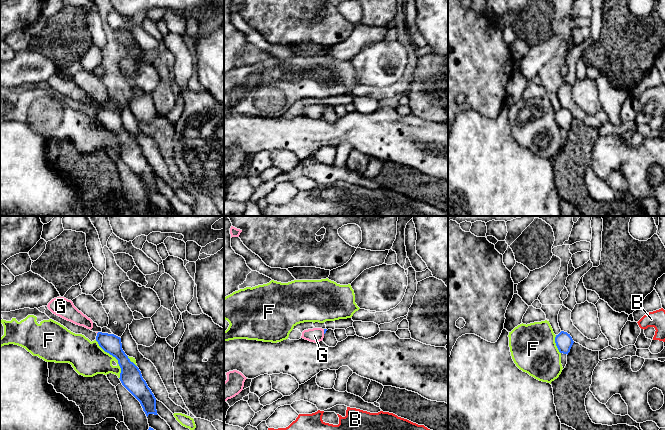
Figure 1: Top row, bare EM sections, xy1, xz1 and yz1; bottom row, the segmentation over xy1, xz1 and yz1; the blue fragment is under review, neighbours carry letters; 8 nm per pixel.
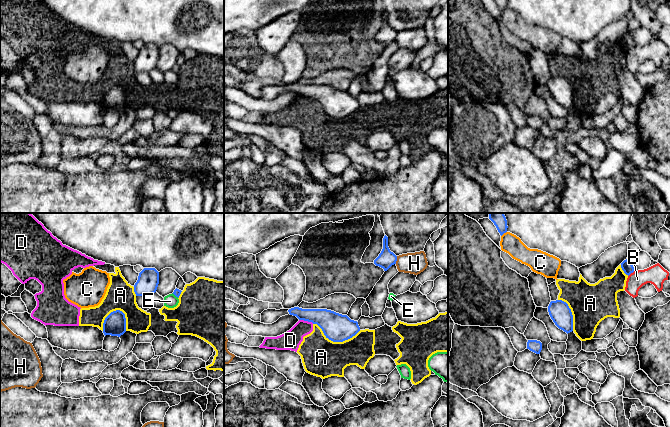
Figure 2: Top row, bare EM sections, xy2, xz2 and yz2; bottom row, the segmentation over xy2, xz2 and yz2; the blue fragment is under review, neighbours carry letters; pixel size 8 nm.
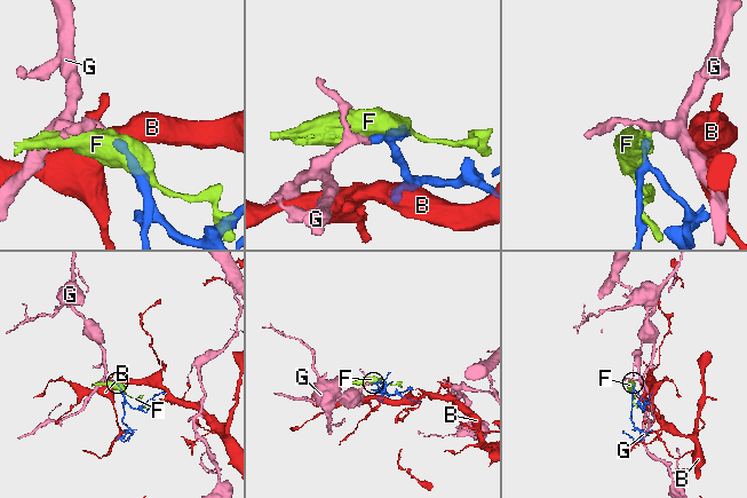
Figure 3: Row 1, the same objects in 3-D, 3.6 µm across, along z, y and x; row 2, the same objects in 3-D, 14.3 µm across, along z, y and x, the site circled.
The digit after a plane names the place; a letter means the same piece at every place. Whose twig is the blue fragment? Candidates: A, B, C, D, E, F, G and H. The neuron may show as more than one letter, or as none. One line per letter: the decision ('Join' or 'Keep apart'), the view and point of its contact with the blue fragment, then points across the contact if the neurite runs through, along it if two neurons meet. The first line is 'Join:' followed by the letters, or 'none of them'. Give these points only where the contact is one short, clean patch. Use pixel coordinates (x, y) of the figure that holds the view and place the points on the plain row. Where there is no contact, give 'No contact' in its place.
Join: G
A: Keep apart. Touches blue at xz2 (336, 117)
B: Keep apart. Touches blue at yz2 (631, 48). Boundary: yz2 (634, 47), (628, 52)
C: Keep apart. Touches blue at yz2 (503, 9)
D: Keep apart. Touches blue at xz2 (306, 96). Boundary: xz2 (299, 95), (313, 99)
E: Keep apart. Touches blue at xy2 (175, 71)
F: Keep apart. Touches blue at xy1 (115, 133)
G: Join. Touches blue at xz1 (324, 107). Path across: xz1 (325, 106), (324, 107), (314, 111)
H: Keep apart. Touches blue at xz2 (396, 36). Boundary: xz2 (397, 32), (395, 39)

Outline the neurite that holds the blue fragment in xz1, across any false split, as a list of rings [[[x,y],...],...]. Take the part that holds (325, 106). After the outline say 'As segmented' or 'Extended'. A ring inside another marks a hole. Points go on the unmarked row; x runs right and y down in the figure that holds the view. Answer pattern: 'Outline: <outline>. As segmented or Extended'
Outline: [[[313,104],[313,105],[304,106],[302,108],[301,114],[314,119],[320,118],[323,116],[326,107],[327,105],[322,105],[322,104]]]. Extended

